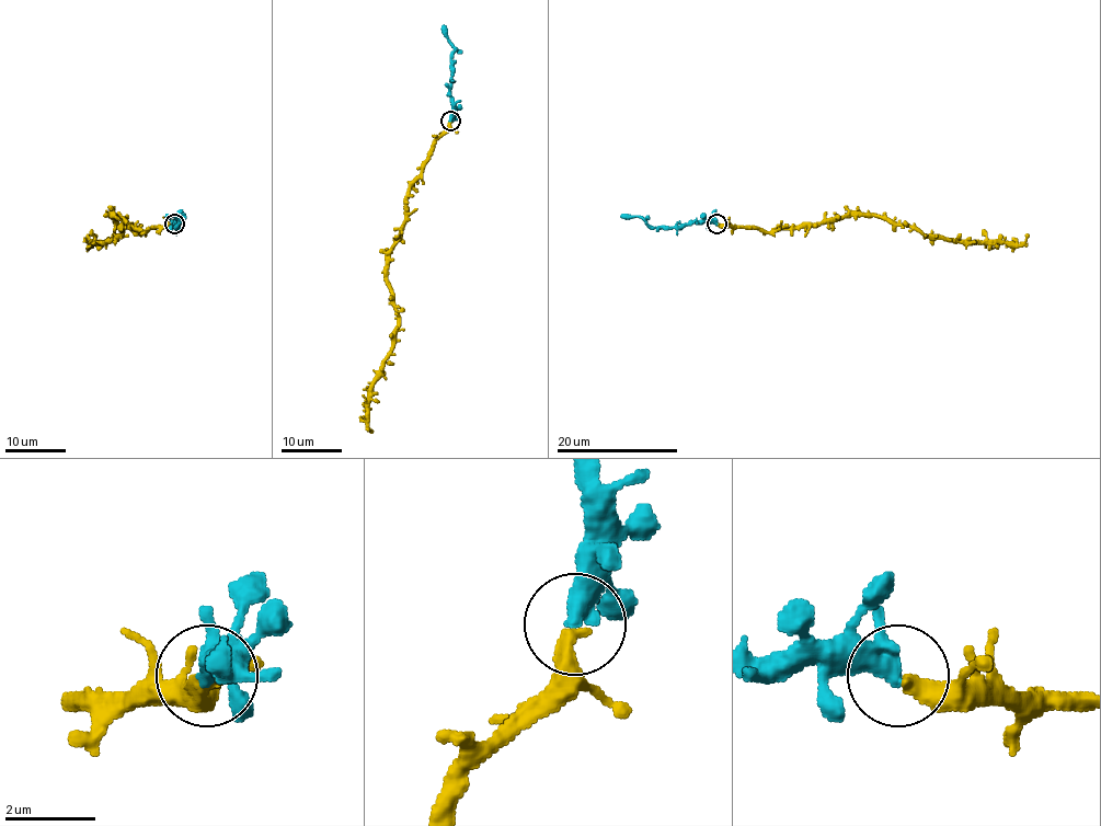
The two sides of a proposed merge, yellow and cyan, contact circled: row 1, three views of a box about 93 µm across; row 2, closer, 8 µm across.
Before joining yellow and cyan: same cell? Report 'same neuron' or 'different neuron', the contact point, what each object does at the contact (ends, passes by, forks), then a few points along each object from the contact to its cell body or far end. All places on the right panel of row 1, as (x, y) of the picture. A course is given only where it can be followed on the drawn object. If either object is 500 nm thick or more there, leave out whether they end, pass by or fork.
same neuron | (717, 224) | yellow ends | cyan passes by | yellow via (717, 222), (776, 232), (850, 215), (881, 215), (925, 234), (952, 240), (1022, 242), (1027, 233) | cyan via (717, 222), (692, 221), (673, 227), (650, 227), (640, 217), (621, 215)

